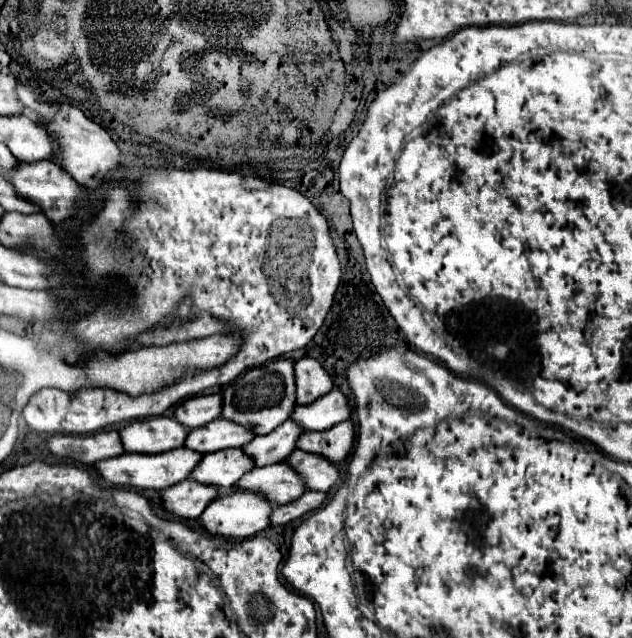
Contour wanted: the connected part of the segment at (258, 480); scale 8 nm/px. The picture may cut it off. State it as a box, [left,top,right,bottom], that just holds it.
[233,461,307,505]

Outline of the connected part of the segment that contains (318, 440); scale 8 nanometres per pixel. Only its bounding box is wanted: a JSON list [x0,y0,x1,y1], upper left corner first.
[299,421,355,463]

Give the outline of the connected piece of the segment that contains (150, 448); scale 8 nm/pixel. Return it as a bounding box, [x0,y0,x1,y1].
[121,417,187,453]

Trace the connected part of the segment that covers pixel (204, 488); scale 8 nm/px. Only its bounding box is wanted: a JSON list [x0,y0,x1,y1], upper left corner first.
[161,479,219,519]

